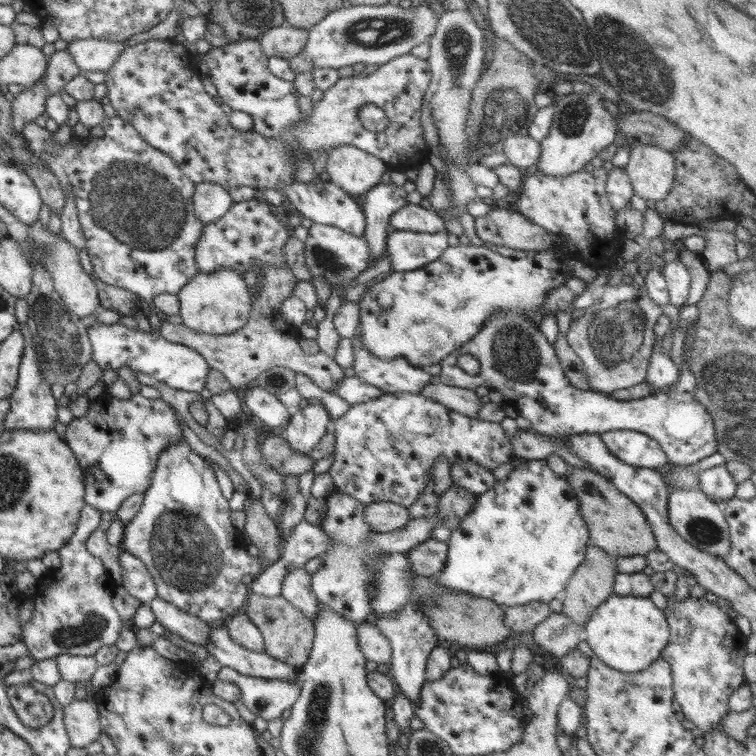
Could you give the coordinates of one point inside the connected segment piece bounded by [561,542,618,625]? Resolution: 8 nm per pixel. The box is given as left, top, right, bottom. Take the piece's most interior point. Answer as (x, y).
(592, 583)

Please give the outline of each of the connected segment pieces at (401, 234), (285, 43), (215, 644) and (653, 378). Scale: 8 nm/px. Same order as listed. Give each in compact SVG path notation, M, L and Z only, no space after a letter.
M445 228L435 233L391 229L386 239L386 249L392 270L416 270L438 260L444 249L449 247L447 238Z
M284 24L262 35L261 50L270 57L292 59L301 54L308 43L308 31Z
M211 628L207 650L222 666L233 668L240 674L270 680L284 679L296 683L297 667L272 658L266 653L252 652L238 646L230 638L226 628Z
M655 340L645 378L645 381L653 388L652 394L655 390L674 385L679 377L678 368L670 359L669 352L664 353L664 349L661 348L661 341Z

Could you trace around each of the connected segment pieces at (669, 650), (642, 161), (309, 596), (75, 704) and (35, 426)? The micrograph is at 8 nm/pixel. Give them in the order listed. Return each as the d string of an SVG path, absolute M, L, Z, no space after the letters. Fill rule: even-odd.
M689 595L684 600L677 600L674 596L667 597L666 612L668 615L667 623L670 629L670 639L667 647L662 650L661 658L670 666L673 676L673 698L681 706L682 718L686 718L693 722L696 730L702 732L710 732L719 726L720 719L729 710L729 696L739 686L746 684L743 674L743 660L745 655L746 638L740 632L740 629L718 605L708 602L705 598L695 599Z
M653 144L629 147L630 162L625 166L635 195L644 200L664 200L675 183L674 156Z
M304 567L294 568L284 576L281 595L315 623L320 602L311 589L311 576Z
M72 699L63 708L63 721L72 747L84 749L92 742L99 741L99 712L93 699Z
M20 323L18 329L23 334L23 339L25 340L24 354L21 358L16 388L12 391L12 394L6 398L6 400L8 399L8 402L10 402L10 410L5 415L4 431L16 429L35 431L54 430L58 405L52 395L52 391L50 391L51 386L41 371L39 363L40 354L38 354L35 348L28 325L26 323Z

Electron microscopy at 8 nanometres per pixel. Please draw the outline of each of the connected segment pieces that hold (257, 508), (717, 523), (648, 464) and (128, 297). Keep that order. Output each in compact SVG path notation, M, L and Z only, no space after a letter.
M248 494L243 512L246 515L244 532L248 534L251 544L260 550L259 556L265 566L274 564L282 554L284 540L279 533L278 522L273 521L264 511L262 503Z
M676 488L668 495L666 508L668 523L684 542L688 542L697 550L721 558L730 553L730 534L721 503L712 502L702 491Z
M611 430L599 435L606 448L626 464L658 470L668 462L656 439L640 431Z
M95 274L91 275L91 279L97 288L98 302L101 309L116 310L122 320L127 321L131 321L138 311L145 312L146 317L149 316L151 311L149 306L137 294L125 288L106 284Z

